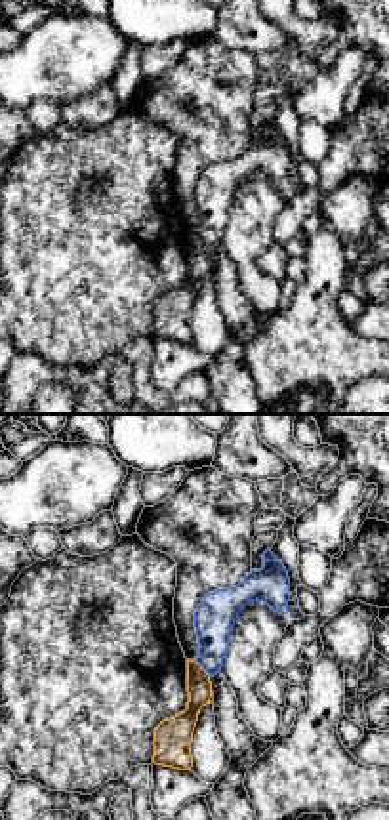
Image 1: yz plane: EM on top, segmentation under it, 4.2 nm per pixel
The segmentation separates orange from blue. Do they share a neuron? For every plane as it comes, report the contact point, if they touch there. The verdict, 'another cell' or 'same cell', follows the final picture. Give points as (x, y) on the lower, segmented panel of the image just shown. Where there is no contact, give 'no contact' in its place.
(201, 668)

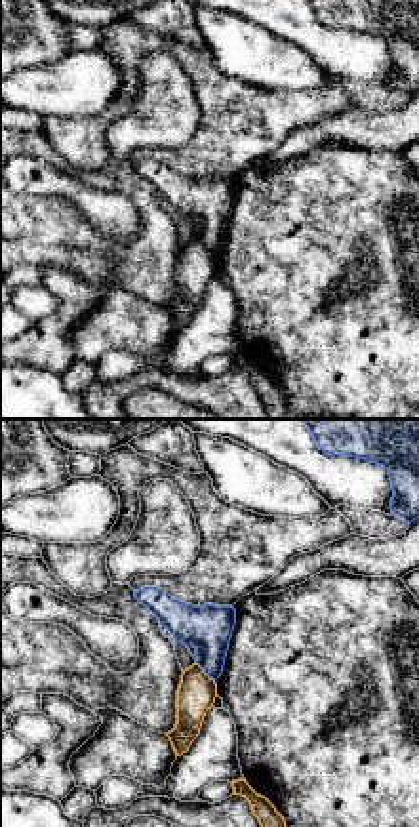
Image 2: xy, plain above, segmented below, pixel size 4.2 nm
(202, 671)

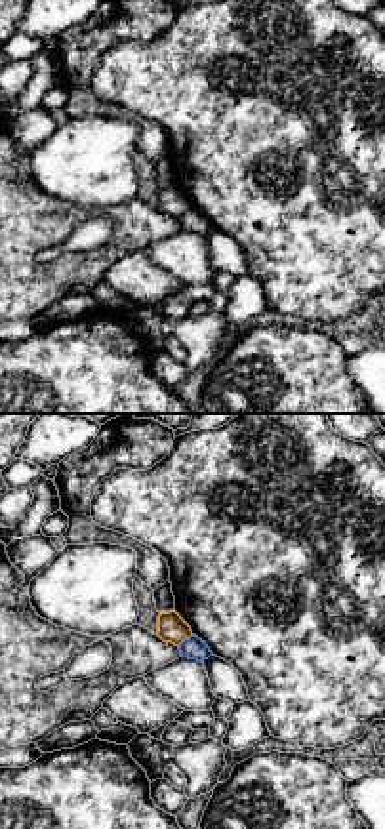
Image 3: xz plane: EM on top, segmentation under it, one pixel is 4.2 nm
(183, 639)

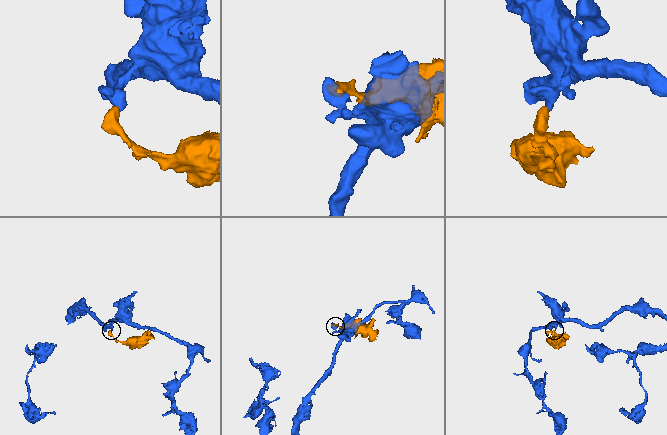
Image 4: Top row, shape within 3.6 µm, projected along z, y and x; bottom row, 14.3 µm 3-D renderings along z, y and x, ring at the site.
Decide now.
another cell

